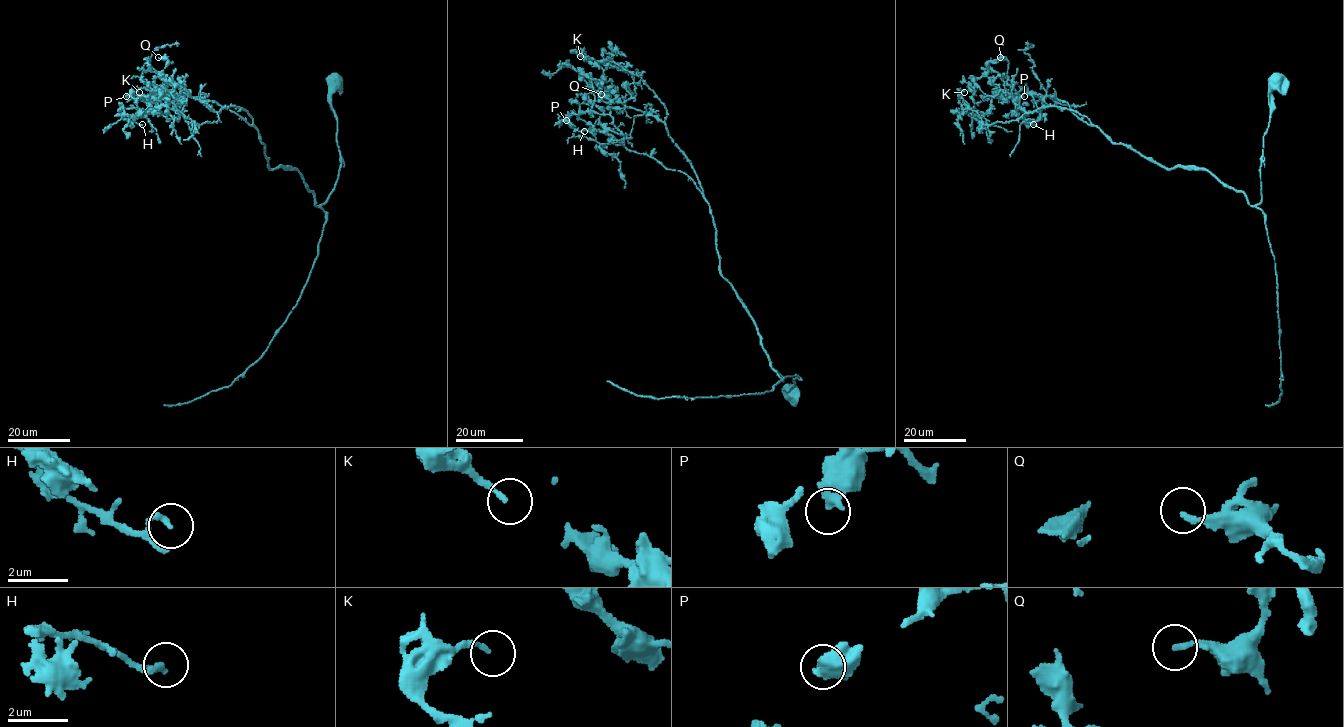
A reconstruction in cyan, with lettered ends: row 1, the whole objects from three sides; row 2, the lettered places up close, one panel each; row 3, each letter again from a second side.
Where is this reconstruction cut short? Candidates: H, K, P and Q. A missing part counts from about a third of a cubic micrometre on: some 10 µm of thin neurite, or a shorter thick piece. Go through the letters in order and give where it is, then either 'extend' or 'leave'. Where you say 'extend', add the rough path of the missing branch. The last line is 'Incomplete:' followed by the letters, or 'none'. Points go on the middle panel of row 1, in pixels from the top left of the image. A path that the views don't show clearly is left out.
H: (584, 131) | leave
K: (580, 56) | leave
P: (566, 120) | leave
Q: (601, 94) | leave
Incomplete: none

